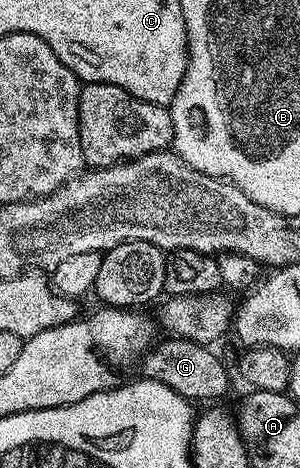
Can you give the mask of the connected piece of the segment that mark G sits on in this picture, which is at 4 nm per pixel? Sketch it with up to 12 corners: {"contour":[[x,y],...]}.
{"contour":[[185,337],[158,340],[144,376],[191,403],[221,397],[229,373]]}

